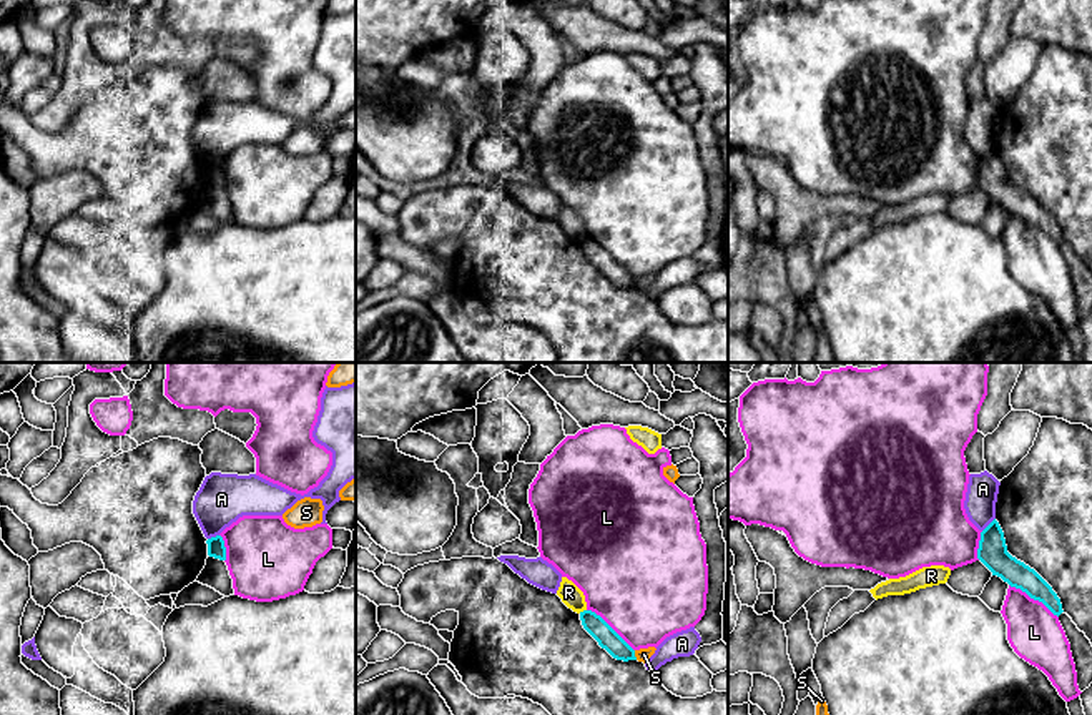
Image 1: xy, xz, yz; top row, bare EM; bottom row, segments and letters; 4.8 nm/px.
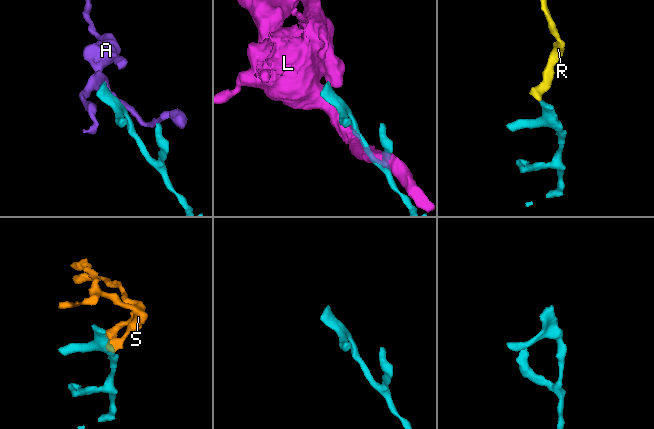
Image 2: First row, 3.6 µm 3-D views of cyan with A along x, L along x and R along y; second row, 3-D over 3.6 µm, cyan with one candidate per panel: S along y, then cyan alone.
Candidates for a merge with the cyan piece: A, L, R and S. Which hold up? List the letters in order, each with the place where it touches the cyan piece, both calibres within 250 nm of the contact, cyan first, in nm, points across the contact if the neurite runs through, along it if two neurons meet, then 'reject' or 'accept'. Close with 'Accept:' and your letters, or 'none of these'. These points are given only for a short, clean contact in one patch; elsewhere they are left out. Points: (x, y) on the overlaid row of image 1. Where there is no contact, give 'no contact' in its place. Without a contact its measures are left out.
A: contact yz (989, 524); calibres 140 and 150 nm; reject
L: contact yz (1034, 599); calibres 120 and 260 nm; reject
R: contact xz (584, 611); calibres 100 and 100 nm; border xz (585, 609), (579, 612); reject
S: contact xz (634, 655); calibres 100 and 60 nm; reject
Accept: none of these

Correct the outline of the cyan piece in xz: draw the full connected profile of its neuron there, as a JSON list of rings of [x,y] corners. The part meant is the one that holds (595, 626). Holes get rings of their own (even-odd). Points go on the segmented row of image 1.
[[[580,612],[583,629],[617,660],[637,660],[635,650],[595,612]]]

